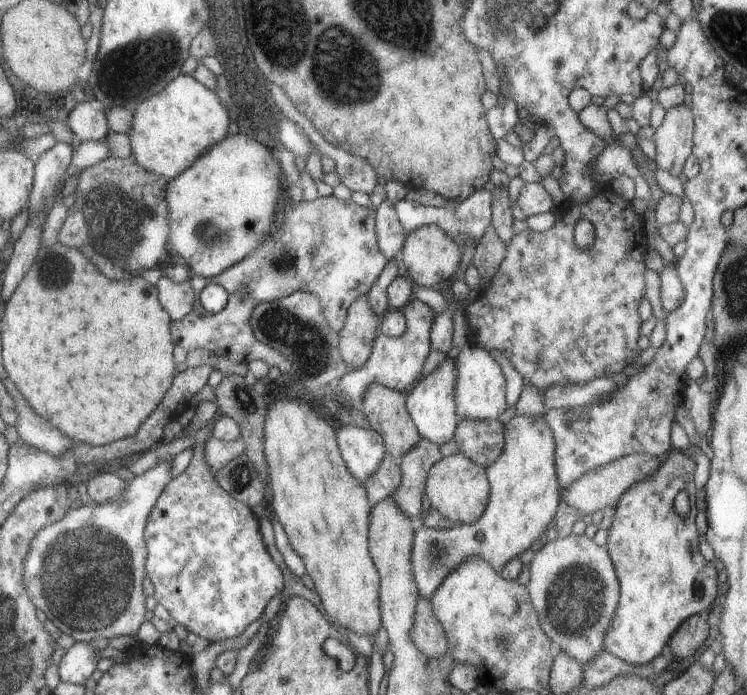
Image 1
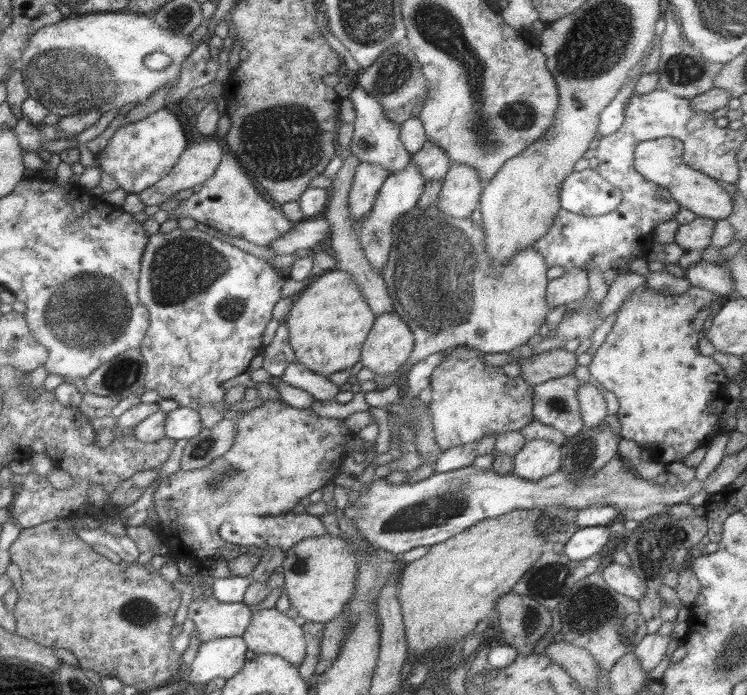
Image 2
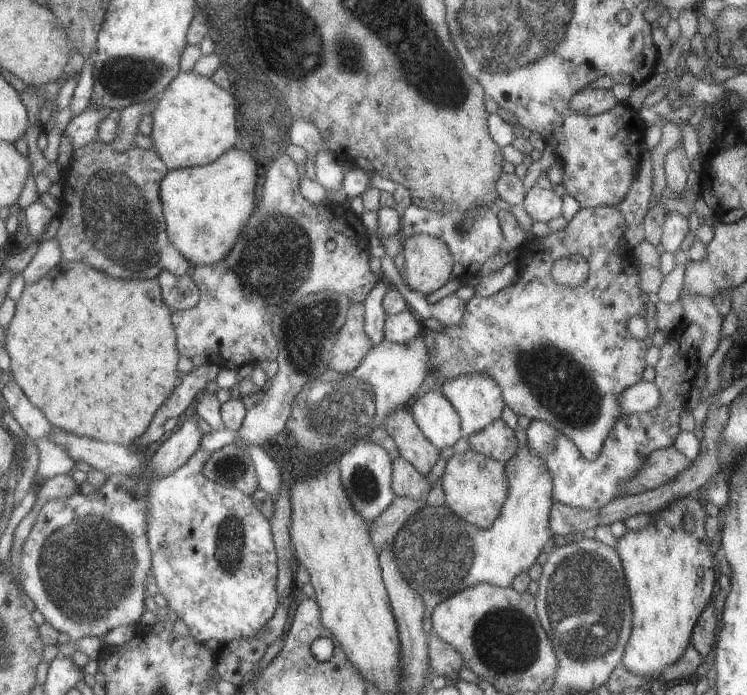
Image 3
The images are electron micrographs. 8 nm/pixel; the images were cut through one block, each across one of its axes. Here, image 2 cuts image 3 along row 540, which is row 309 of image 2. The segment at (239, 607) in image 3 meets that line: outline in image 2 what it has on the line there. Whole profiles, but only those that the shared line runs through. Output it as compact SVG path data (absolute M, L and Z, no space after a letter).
M176 227L172 232L167 232L166 234L160 234L158 232L150 235L142 258L138 291L140 302L148 307L151 318L150 328L146 331L140 348L145 363L147 364L147 373L145 374L143 384L144 389L156 390L160 399L172 399L175 400L180 407L184 406L196 411L199 411L200 408L206 406L206 404L224 403L227 392L227 390L224 389L224 382L230 380L230 378L236 378L236 376L243 372L247 372L247 368L250 366L250 362L252 362L254 356L261 353L264 348L262 336L264 336L266 325L273 318L275 304L282 298L280 292L282 292L282 286L284 286L286 278L288 278L286 273L272 268L270 263L253 256L247 246L232 240L216 238L196 228L183 230L180 229L180 227Z

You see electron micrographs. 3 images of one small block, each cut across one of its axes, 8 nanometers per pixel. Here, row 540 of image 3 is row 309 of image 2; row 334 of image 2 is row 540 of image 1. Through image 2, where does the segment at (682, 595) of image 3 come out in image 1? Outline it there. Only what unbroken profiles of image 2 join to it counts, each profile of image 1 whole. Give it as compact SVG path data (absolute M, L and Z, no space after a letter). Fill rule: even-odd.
M678 450L670 453L668 459L650 476L635 482L622 493L615 506L612 525L607 530L609 539L605 548L614 563L621 591L618 606L604 633L603 645L610 654L630 664L643 665L660 655L680 624L692 615L706 614L718 596L719 574L712 561L706 561L698 549L702 535L698 532L695 521L699 511L695 503L695 468L692 453L684 454ZM682 490L688 493L691 503L690 513L684 517L674 509L674 498Z

